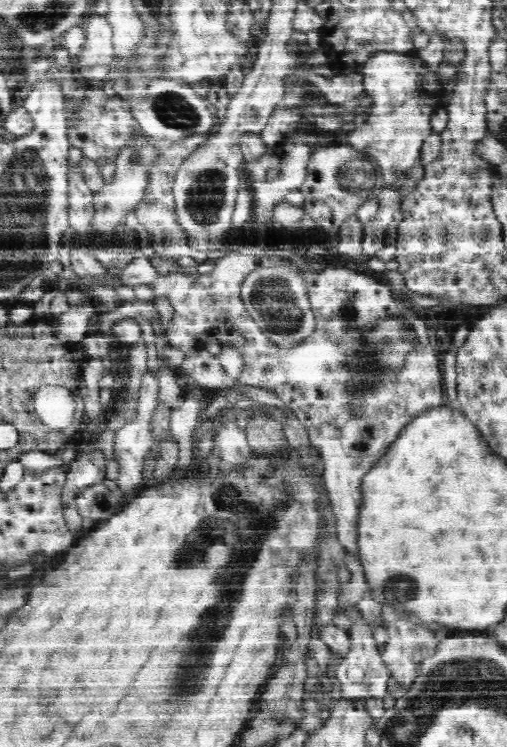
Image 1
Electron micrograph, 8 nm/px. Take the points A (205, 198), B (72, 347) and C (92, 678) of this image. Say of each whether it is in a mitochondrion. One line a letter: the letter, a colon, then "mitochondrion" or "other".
A: mitochondrion
B: other
C: other

